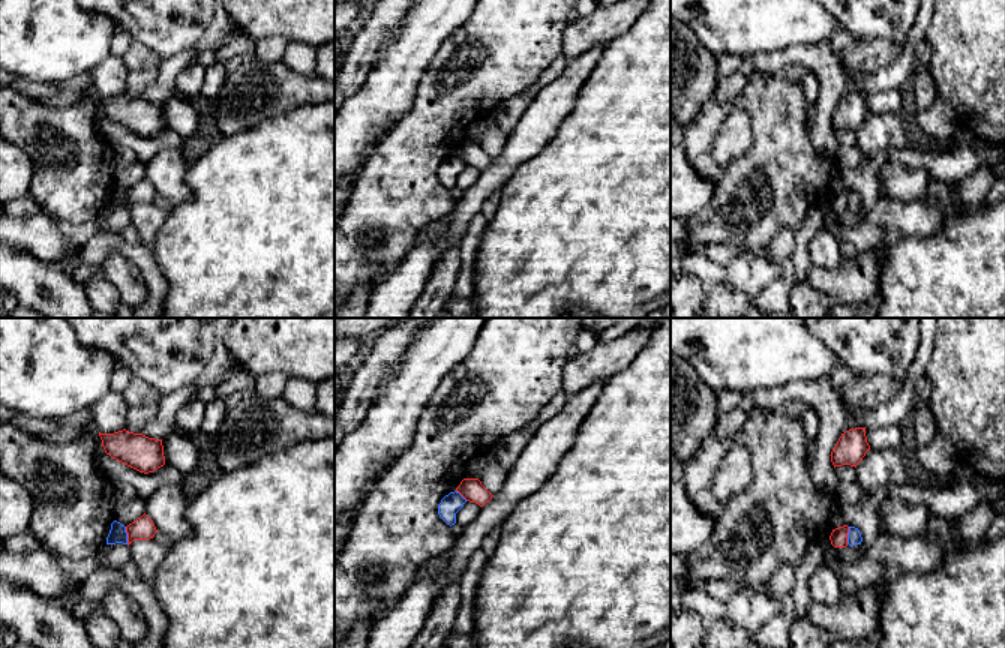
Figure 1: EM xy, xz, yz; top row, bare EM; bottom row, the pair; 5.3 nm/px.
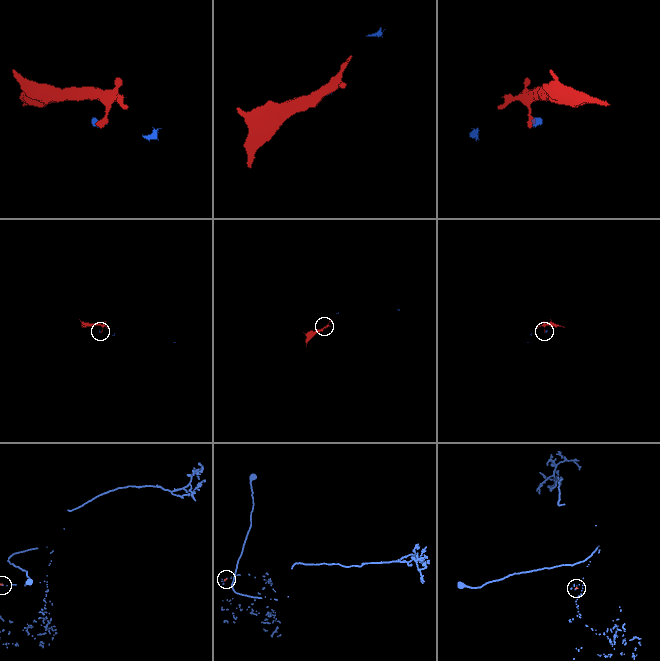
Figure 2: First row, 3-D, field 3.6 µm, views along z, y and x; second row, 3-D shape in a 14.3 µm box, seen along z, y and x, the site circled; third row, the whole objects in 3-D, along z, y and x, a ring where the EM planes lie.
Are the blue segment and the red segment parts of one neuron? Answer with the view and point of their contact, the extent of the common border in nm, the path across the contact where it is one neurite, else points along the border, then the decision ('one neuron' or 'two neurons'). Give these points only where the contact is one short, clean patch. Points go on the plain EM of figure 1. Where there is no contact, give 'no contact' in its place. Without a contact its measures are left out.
xy (126, 200) | 100 nm | along xy (125, 191), (128, 207) | two neurons

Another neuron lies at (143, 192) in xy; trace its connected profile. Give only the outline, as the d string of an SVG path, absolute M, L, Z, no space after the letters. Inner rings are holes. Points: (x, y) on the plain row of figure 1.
M144 177L141 182L138 182L135 186L129 188L126 190L128 196L128 210L134 204L150 204L158 196L153 184Z

